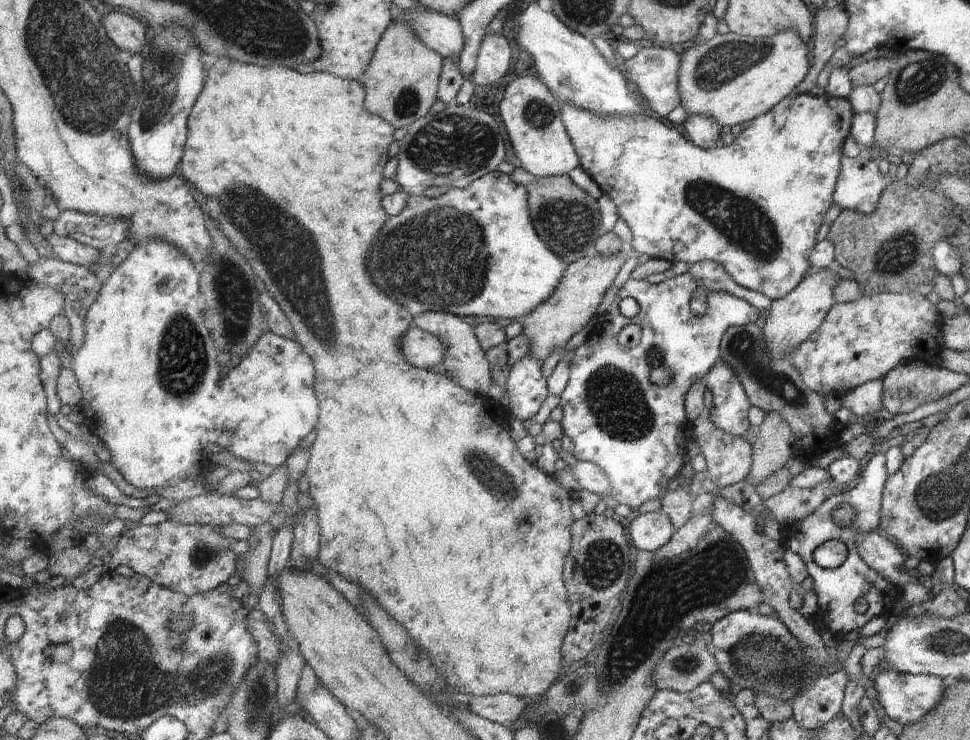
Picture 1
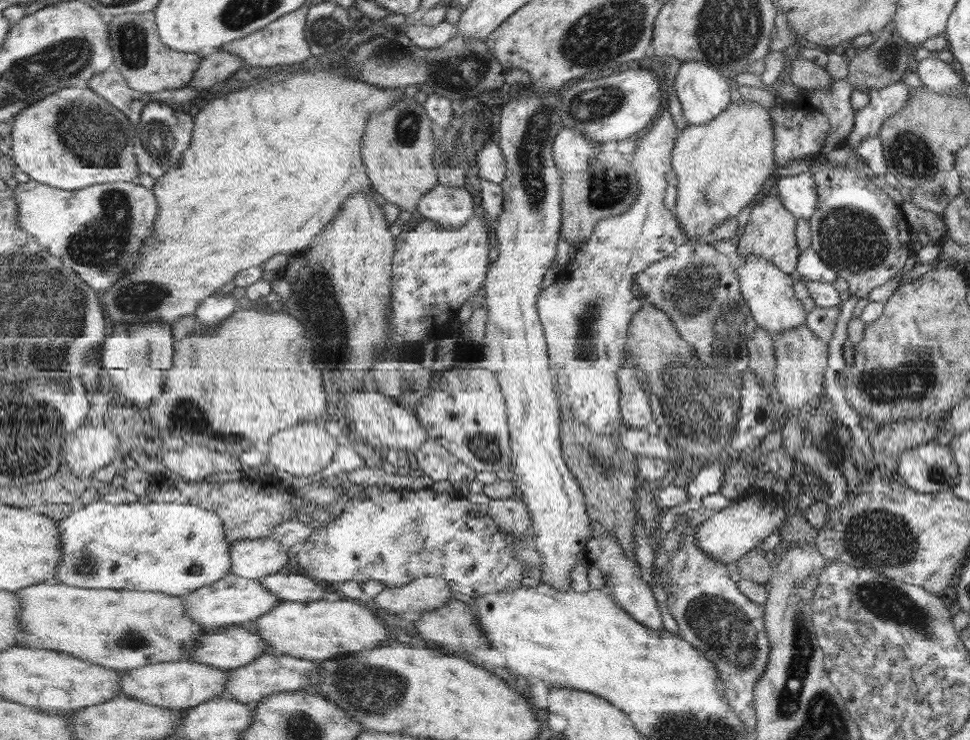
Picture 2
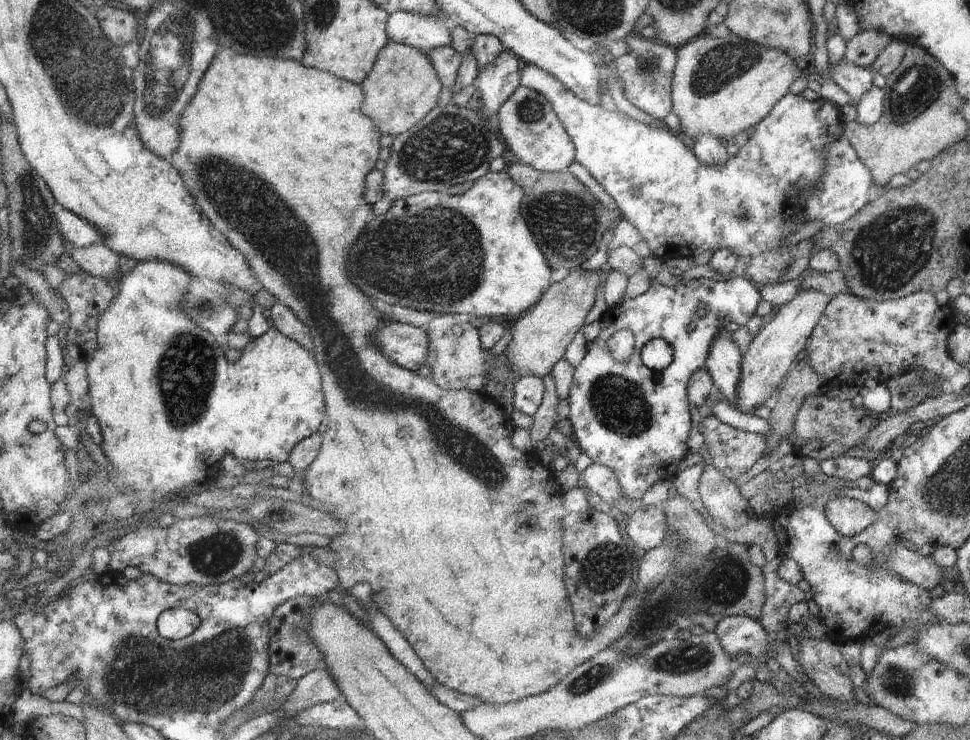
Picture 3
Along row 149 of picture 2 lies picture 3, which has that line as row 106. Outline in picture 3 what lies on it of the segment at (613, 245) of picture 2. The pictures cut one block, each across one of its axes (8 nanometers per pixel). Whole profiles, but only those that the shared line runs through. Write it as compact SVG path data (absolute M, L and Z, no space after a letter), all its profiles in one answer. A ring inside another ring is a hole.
M638 33L628 44L629 52L614 62L615 75L623 88L624 96L634 106L663 122L675 110L673 85L679 65L678 48L660 40L641 38Z

